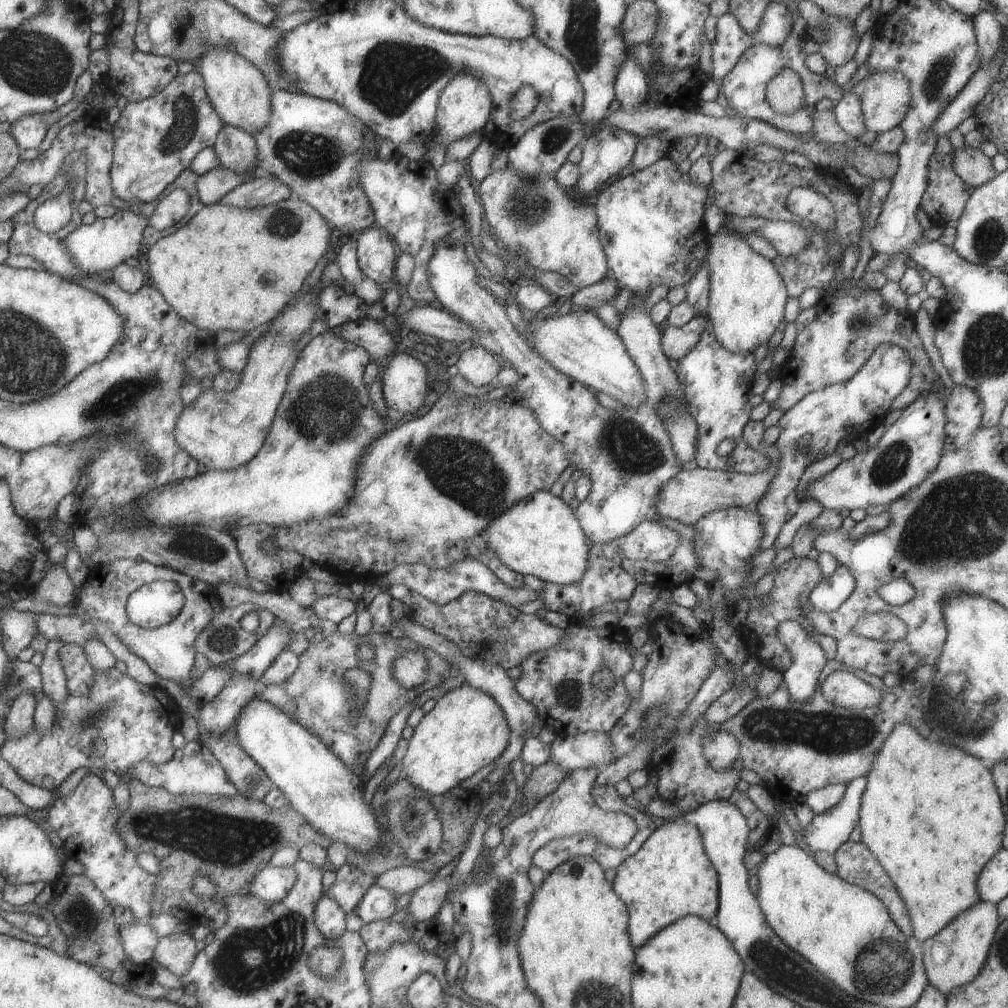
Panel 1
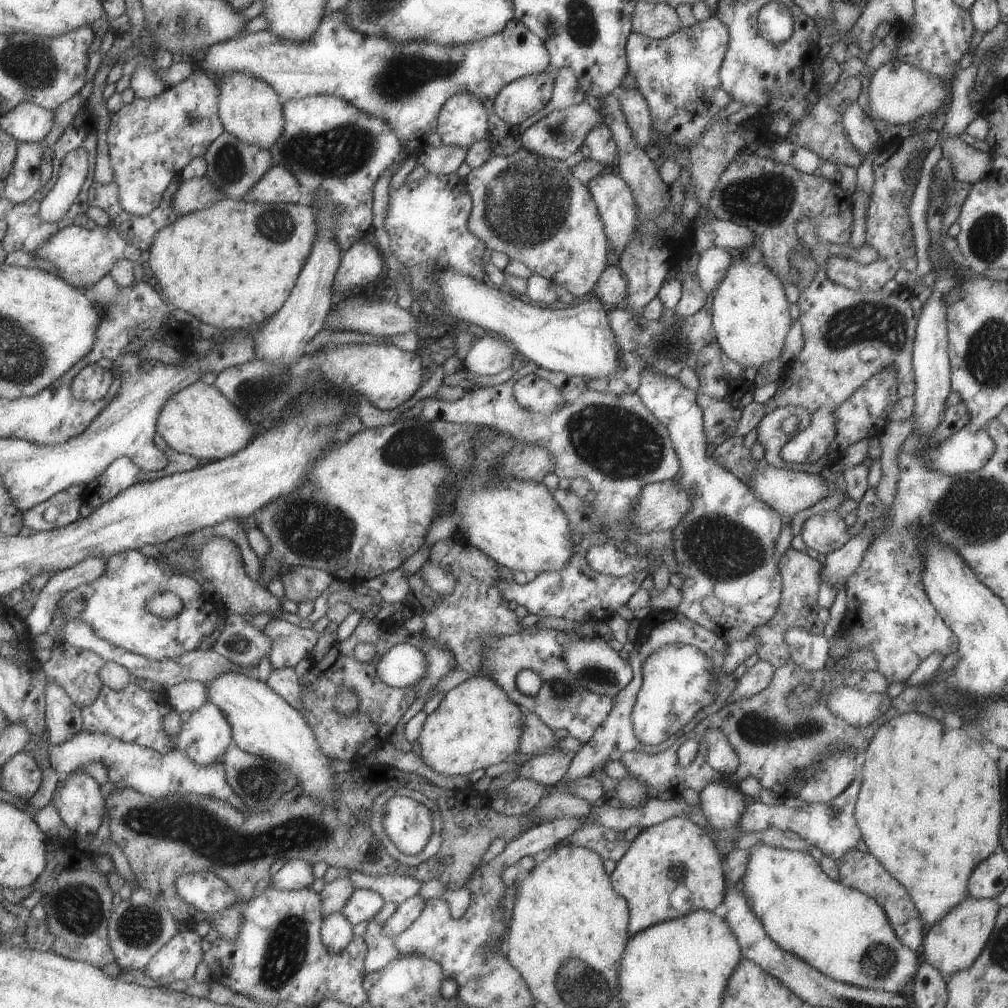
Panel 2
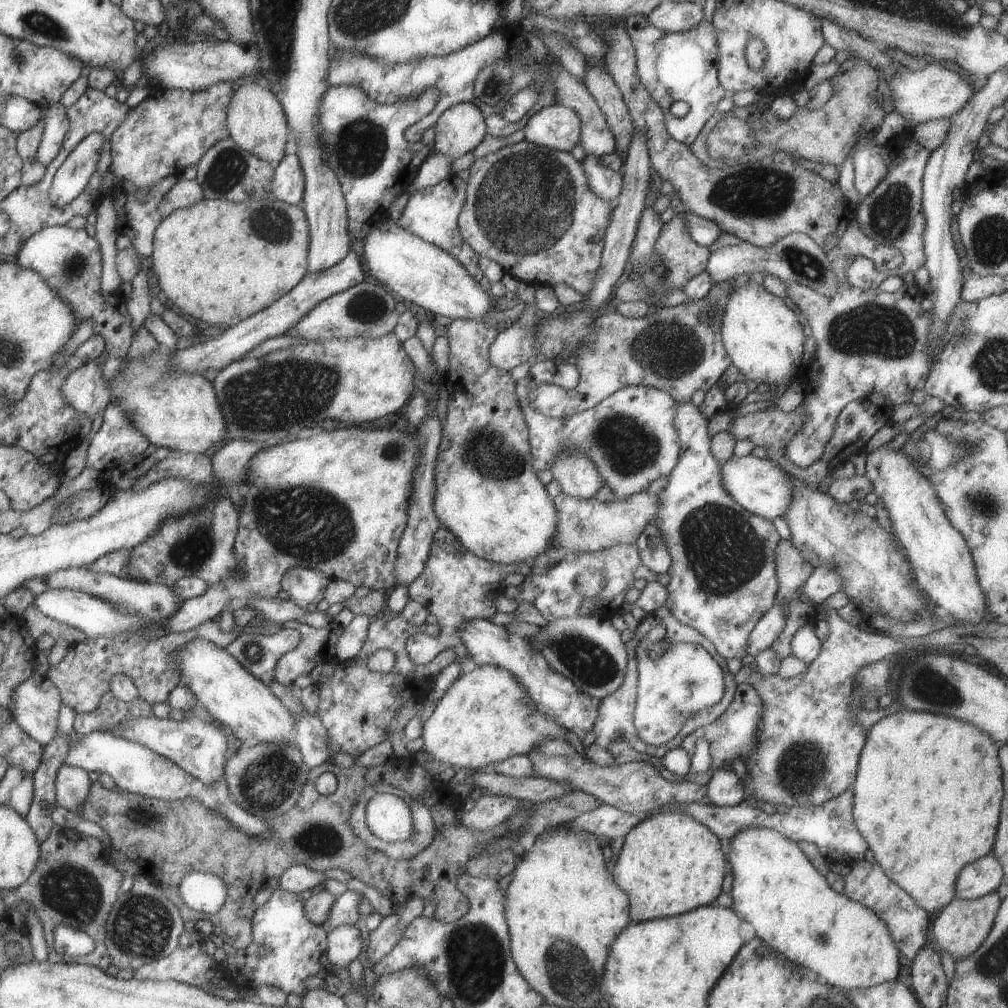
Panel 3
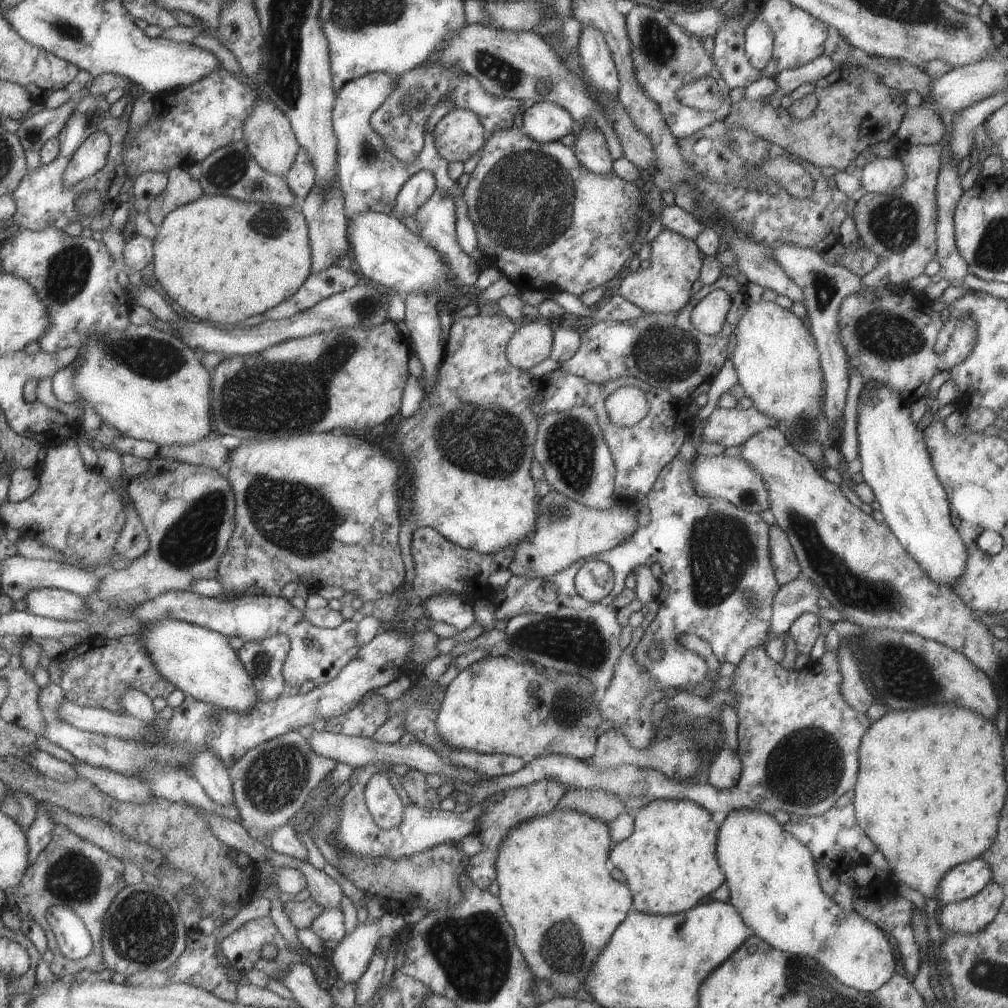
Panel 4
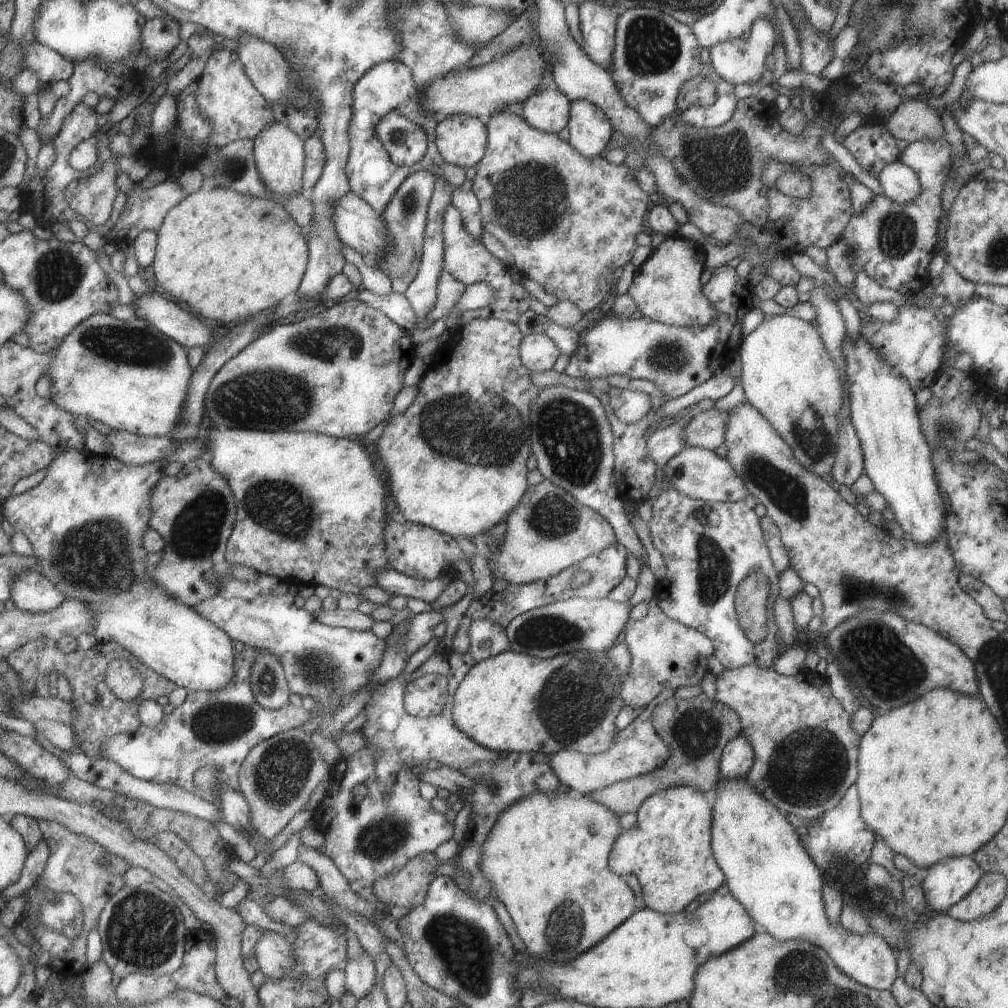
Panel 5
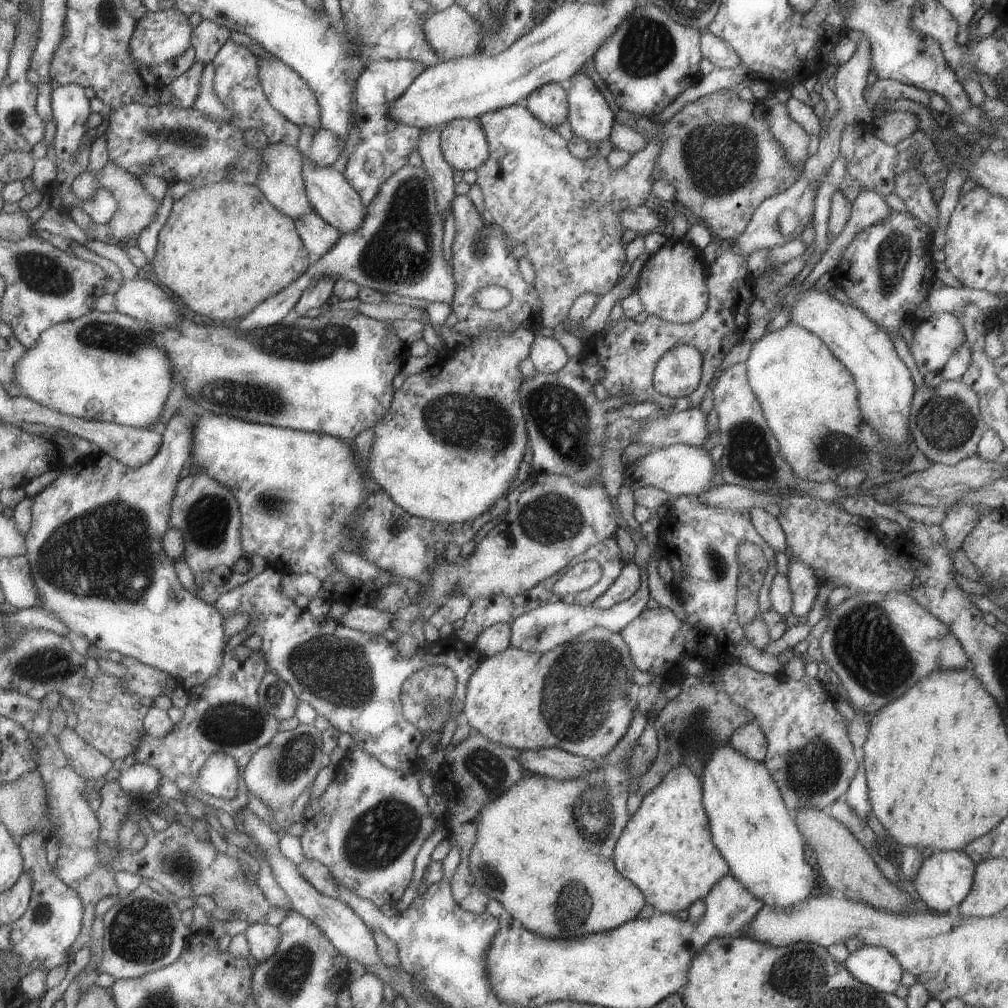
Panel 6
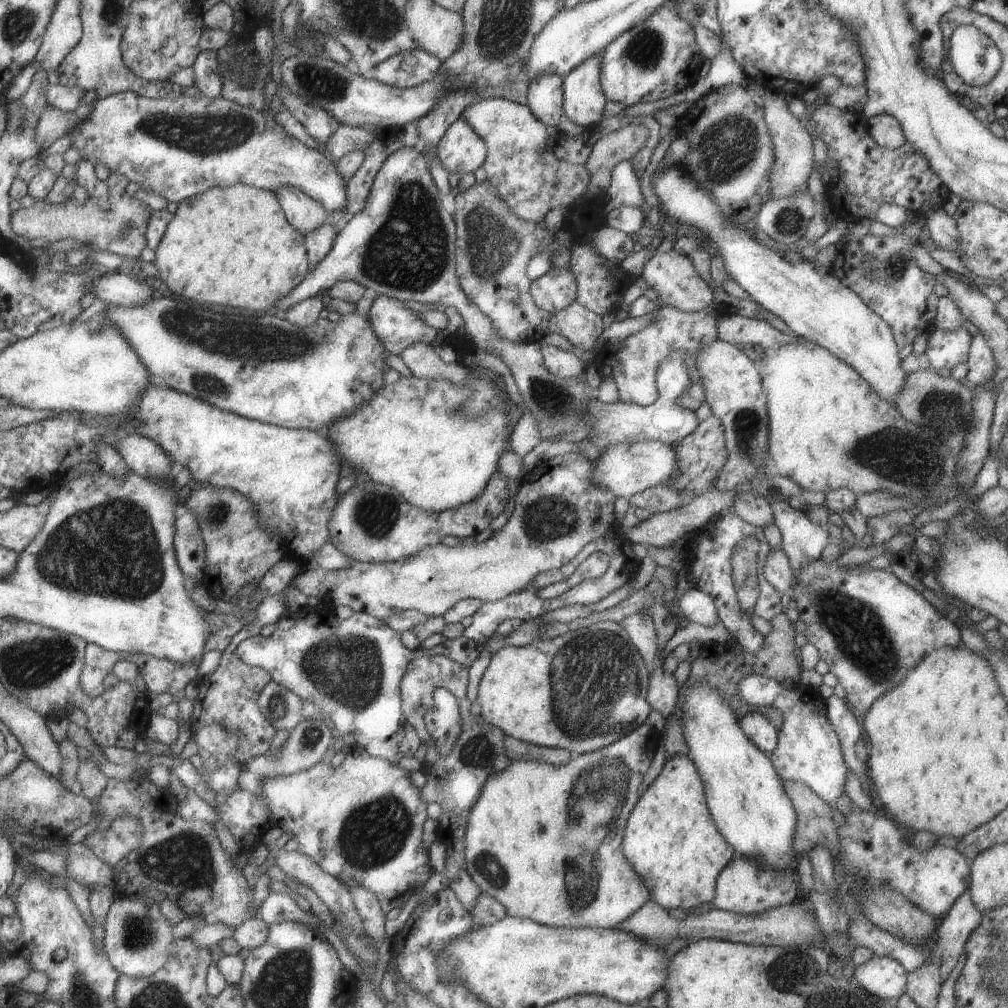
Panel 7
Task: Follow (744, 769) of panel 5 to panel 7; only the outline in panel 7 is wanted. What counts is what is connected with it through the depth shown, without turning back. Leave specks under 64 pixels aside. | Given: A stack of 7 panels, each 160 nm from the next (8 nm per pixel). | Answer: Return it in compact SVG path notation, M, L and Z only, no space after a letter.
M749 711L740 718L741 730L760 751L769 754L775 750L778 741L778 728L775 720L769 720L759 711Z

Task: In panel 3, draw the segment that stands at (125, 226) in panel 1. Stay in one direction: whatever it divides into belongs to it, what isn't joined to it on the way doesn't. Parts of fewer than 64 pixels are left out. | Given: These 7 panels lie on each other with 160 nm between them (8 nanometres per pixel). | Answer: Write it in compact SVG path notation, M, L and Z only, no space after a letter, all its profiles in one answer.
M59 225L59 226L50 226L50 227L45 227L45 228L42 228L41 230L38 230L37 232L35 232L35 234L32 234L31 236L29 236L29 238L27 238L27 240L24 240L21 244L20 244L20 247L19 247L19 250L17 251L17 254L14 254L14 262L16 262L21 268L24 268L24 269L29 269L29 270L32 270L32 271L35 271L37 272L37 274L40 274L42 277L43 277L43 280L45 280L45 282L54 290L54 293L56 295L58 295L58 297L60 299L62 299L62 301L64 303L66 303L66 305L68 307L70 307L70 309L72 310L72 314L74 315L74 322L77 324L77 326L75 326L75 330L76 328L78 327L78 324L81 322L81 321L84 321L84 320L87 320L89 319L91 322L92 322L92 332L93 334L97 335L97 336L100 336L103 340L104 340L104 350L106 351L109 351L112 355L119 355L119 356L123 356L125 357L126 354L127 354L127 350L128 348L130 347L130 344L131 344L131 339L132 339L132 328L131 328L131 321L132 321L132 318L130 317L130 315L127 313L127 311L125 310L125 303L123 301L123 299L121 297L119 297L116 293L115 294L102 294L102 292L100 291L100 276L101 276L101 273L102 273L102 262L101 262L101 253L100 253L100 246L99 246L99 243L93 238L93 237L89 237L87 235L87 233L85 233L85 228L84 229L77 229L77 230L74 230L74 229L70 229L69 227L67 227L66 225Z

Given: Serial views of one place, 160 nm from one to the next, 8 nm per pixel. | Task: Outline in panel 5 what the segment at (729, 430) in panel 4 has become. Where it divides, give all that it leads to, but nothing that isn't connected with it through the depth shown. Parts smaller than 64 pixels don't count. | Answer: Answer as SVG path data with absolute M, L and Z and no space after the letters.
M719 409L695 410L683 428L684 444L715 450L723 444L727 417L727 412Z

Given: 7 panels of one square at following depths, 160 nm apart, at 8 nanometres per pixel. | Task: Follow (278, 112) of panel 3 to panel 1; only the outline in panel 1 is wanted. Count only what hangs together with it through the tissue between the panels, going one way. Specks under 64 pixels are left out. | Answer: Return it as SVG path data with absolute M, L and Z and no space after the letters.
M217 46L201 54L198 59L197 74L201 76L205 94L222 122L251 135L261 130L269 118L271 90L259 69L247 62L241 54L233 50L221 50Z

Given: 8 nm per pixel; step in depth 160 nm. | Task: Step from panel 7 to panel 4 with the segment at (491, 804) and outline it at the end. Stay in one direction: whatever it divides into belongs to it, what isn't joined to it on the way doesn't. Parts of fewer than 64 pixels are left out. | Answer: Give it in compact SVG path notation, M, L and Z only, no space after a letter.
M554 809L517 824L507 833L499 833L503 840L496 839L501 841L495 862L499 885L499 896L496 898L535 982L546 982L559 997L563 993L573 996L583 989L585 974L589 972L591 964L595 964L595 958L609 942L609 936L632 909L628 886L610 876L608 853L613 845L607 830L605 823L583 812Z

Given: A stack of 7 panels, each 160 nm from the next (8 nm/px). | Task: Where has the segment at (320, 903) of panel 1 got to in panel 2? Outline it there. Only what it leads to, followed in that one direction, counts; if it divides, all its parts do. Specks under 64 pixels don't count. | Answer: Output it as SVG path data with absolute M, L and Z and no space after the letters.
M341 913L328 914L322 917L320 939L330 953L337 954L357 931Z

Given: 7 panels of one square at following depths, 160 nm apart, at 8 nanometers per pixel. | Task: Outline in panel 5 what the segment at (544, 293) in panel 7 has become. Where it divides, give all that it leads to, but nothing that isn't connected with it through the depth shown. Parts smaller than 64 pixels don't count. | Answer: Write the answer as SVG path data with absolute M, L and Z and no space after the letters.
M493 112L487 120L486 128L486 151L483 158L475 165L476 173L472 180L471 192L478 198L480 206L480 218L482 227L491 233L513 257L513 269L517 277L533 279L543 290L552 294L558 301L569 301L575 304L583 314L595 308L603 296L611 290L616 282L613 272L618 266L623 266L631 260L631 255L637 247L634 241L635 235L643 230L643 216L648 211L650 202L648 194L643 192L637 184L634 170L625 163L618 165L605 160L604 156L585 158L578 150L575 150L569 143L559 139L556 134L546 133L536 129L525 122L523 117L513 112Z

